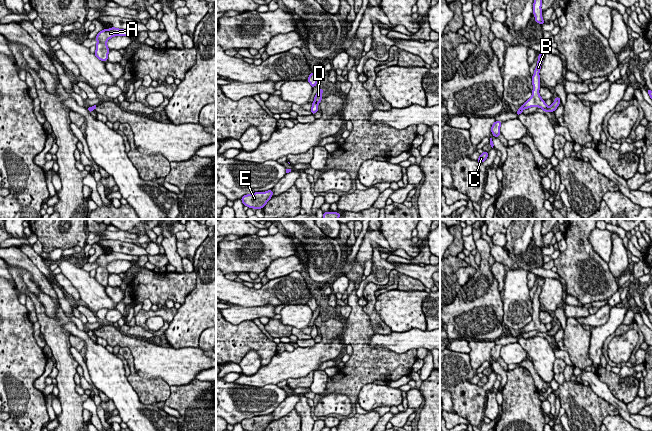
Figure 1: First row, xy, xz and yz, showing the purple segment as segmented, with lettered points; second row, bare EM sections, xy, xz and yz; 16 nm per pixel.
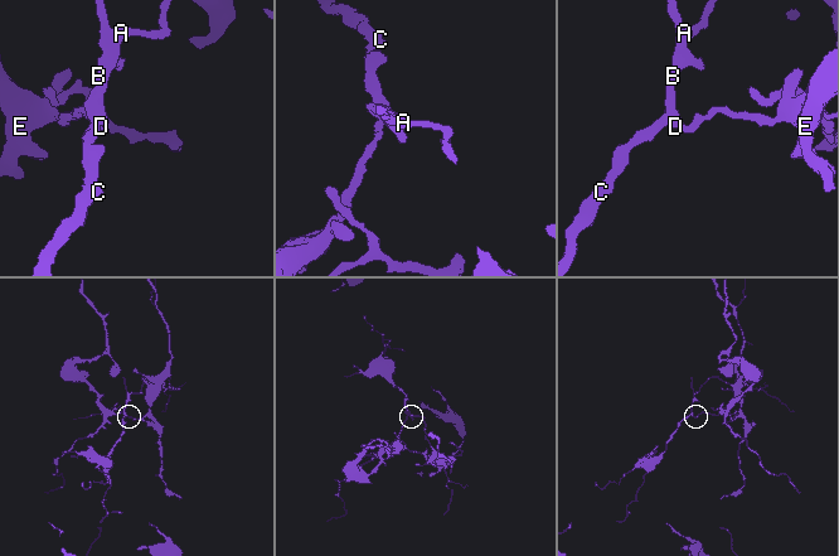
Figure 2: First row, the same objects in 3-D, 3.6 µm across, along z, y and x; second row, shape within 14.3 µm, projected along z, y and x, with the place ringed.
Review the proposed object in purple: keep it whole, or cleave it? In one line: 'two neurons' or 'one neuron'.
two neurons

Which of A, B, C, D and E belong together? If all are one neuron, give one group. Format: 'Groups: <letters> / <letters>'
Groups: A B C D / E

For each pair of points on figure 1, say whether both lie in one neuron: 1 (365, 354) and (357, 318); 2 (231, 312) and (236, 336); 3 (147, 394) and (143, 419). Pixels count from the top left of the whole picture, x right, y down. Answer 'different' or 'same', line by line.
1: same
2: different
3: different

